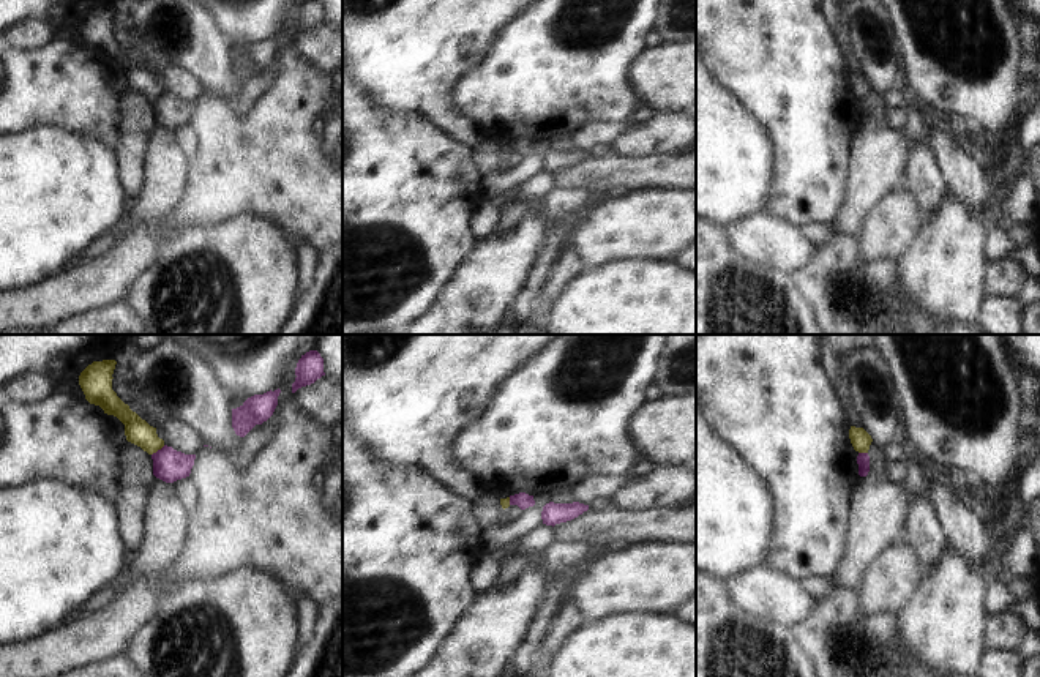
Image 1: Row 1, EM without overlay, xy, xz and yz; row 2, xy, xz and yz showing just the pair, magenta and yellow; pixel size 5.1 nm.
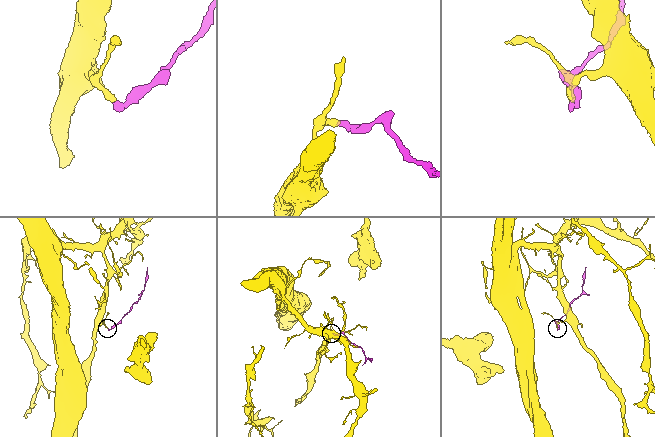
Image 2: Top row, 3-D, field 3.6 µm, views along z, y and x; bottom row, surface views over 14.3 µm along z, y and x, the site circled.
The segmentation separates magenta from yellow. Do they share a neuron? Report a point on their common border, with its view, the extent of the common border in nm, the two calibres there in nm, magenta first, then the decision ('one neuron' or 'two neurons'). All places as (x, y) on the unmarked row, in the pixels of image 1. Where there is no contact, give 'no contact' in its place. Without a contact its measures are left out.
contact xy (158, 97); length 90 nm; calibres 160 and 140 nm; two neurons

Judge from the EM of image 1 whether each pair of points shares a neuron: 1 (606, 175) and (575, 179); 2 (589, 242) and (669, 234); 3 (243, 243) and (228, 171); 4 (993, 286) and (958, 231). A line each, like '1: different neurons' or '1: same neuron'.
1: same neuron
2: same neuron
3: different neurons
4: different neurons

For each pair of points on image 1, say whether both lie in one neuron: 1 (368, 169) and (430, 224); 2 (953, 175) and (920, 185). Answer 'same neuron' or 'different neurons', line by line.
1: same neuron
2: different neurons

